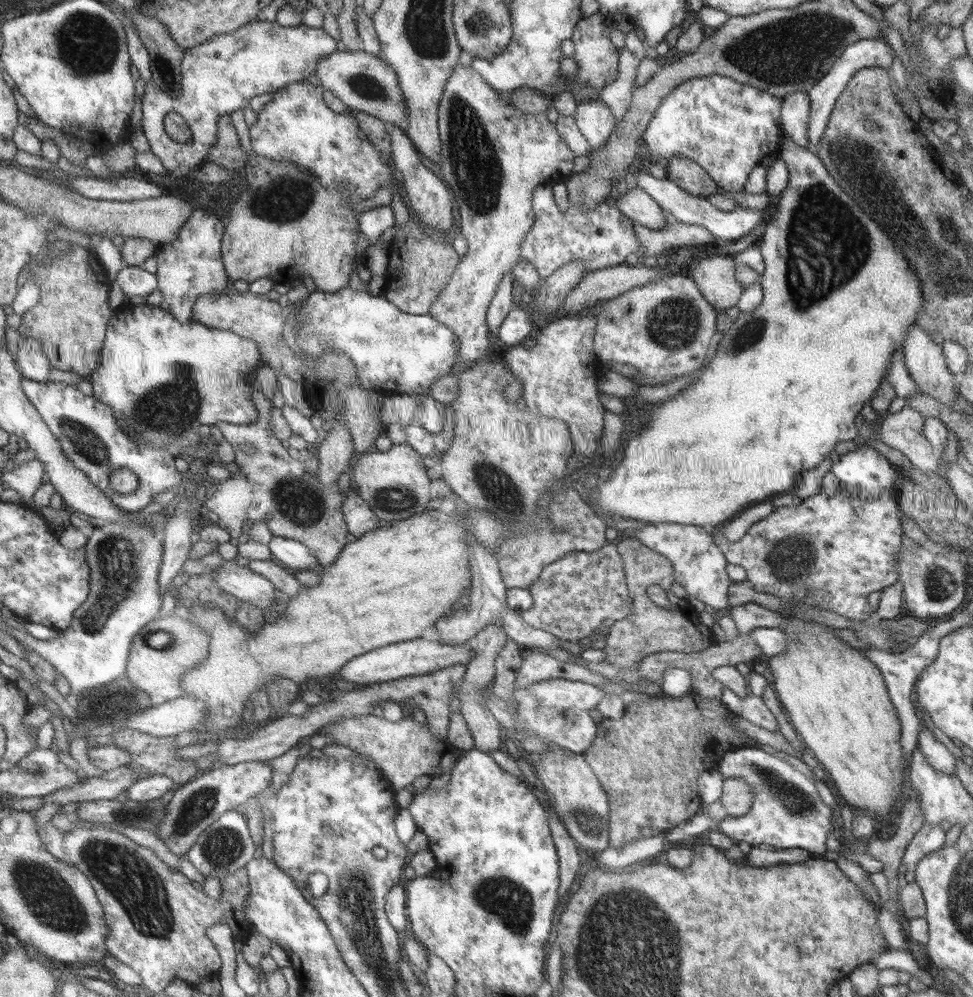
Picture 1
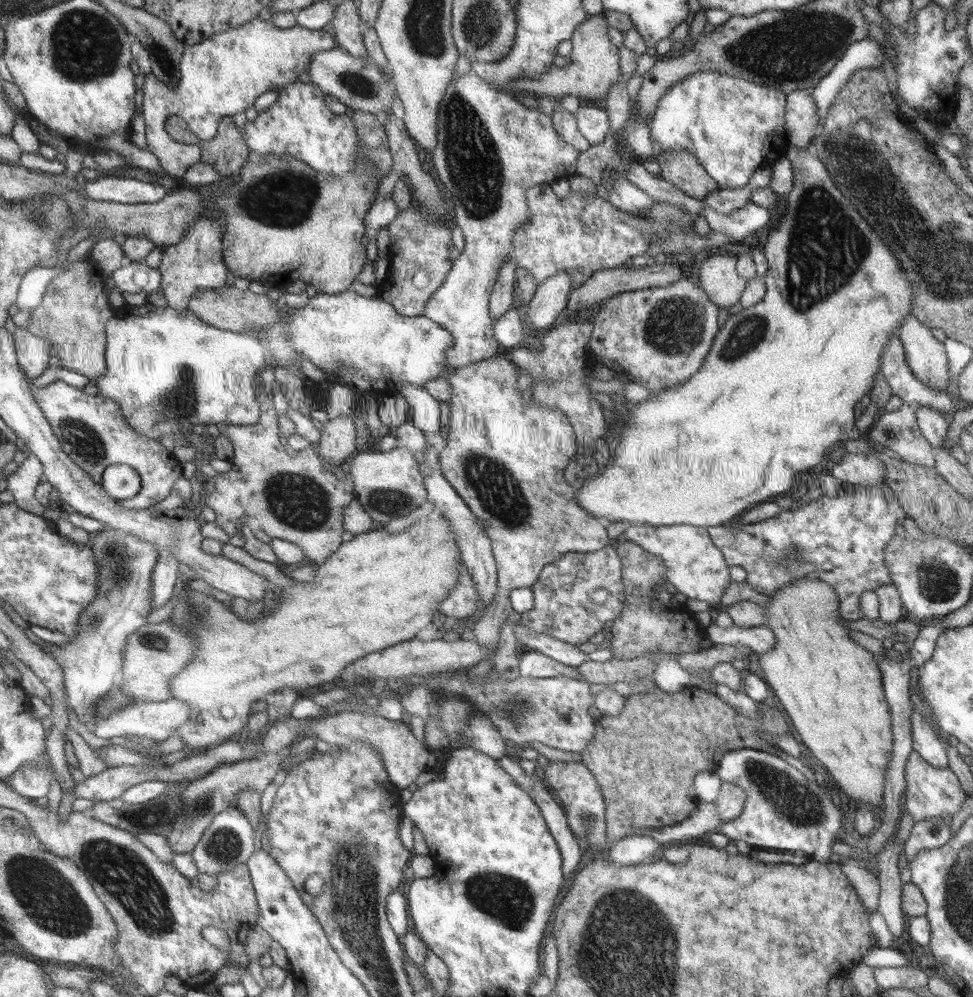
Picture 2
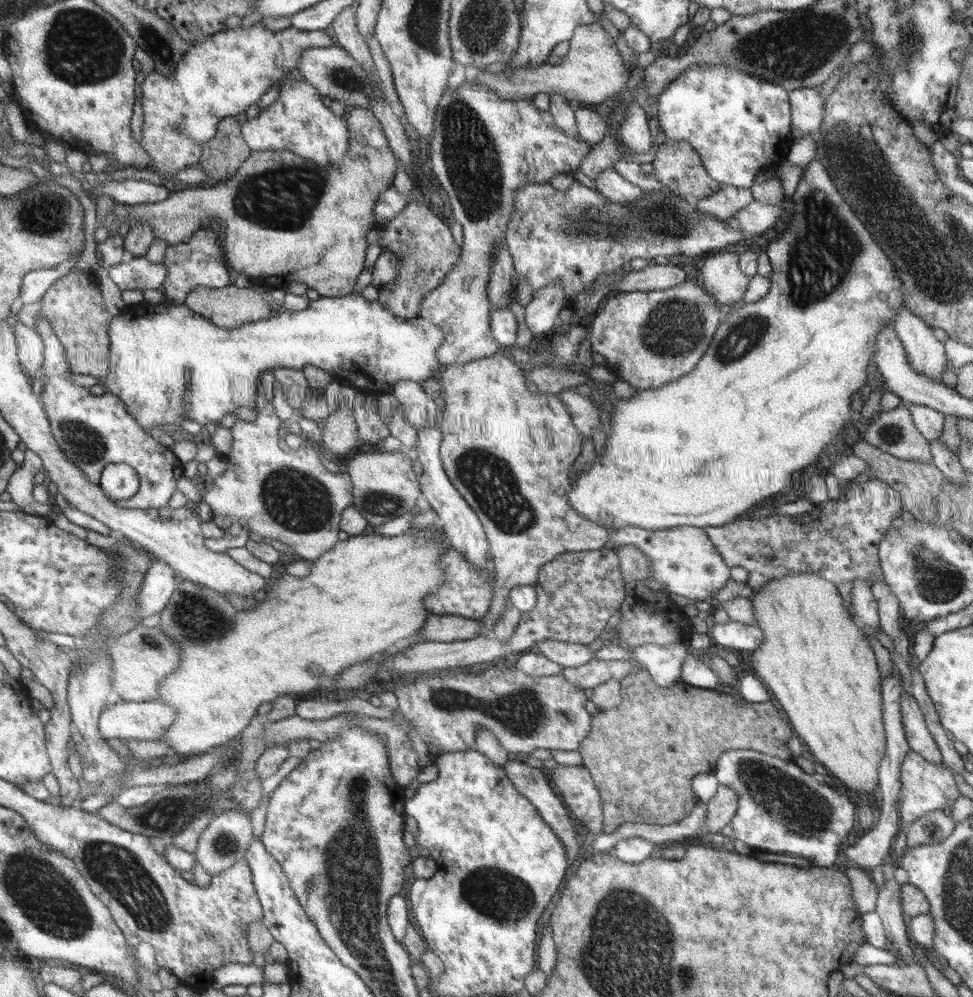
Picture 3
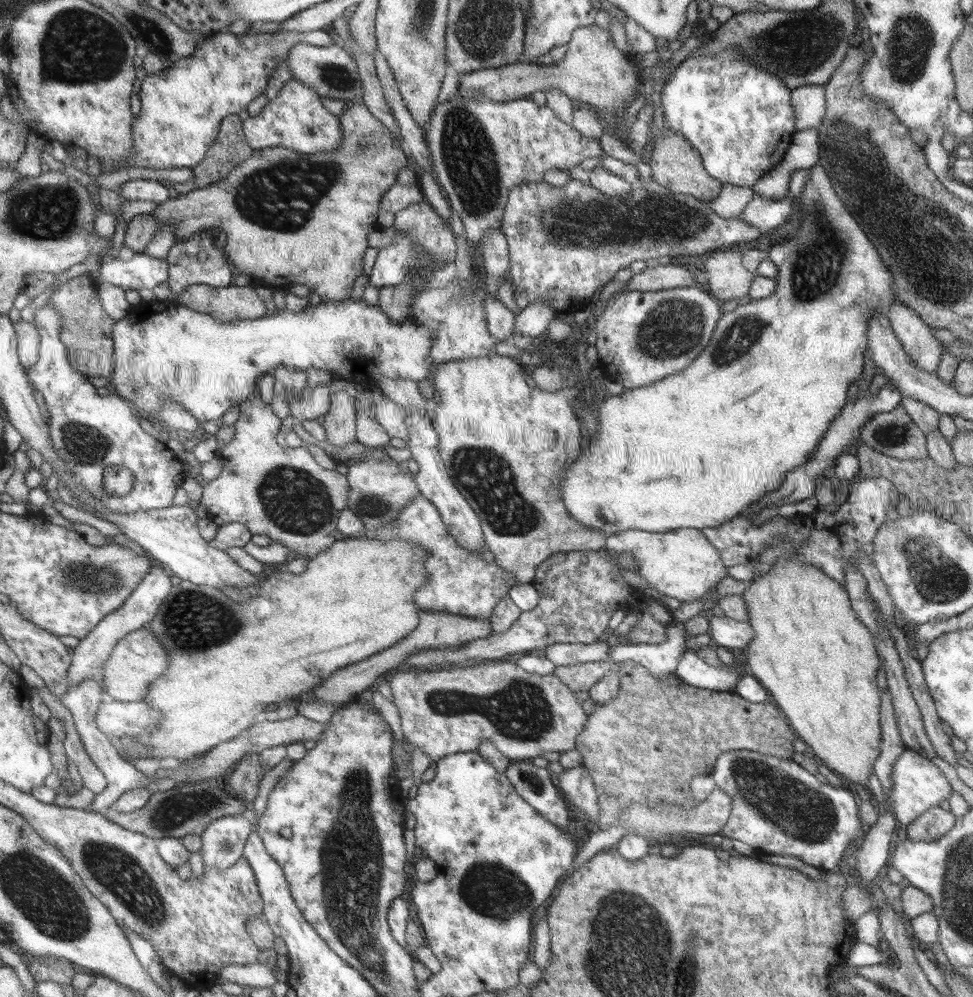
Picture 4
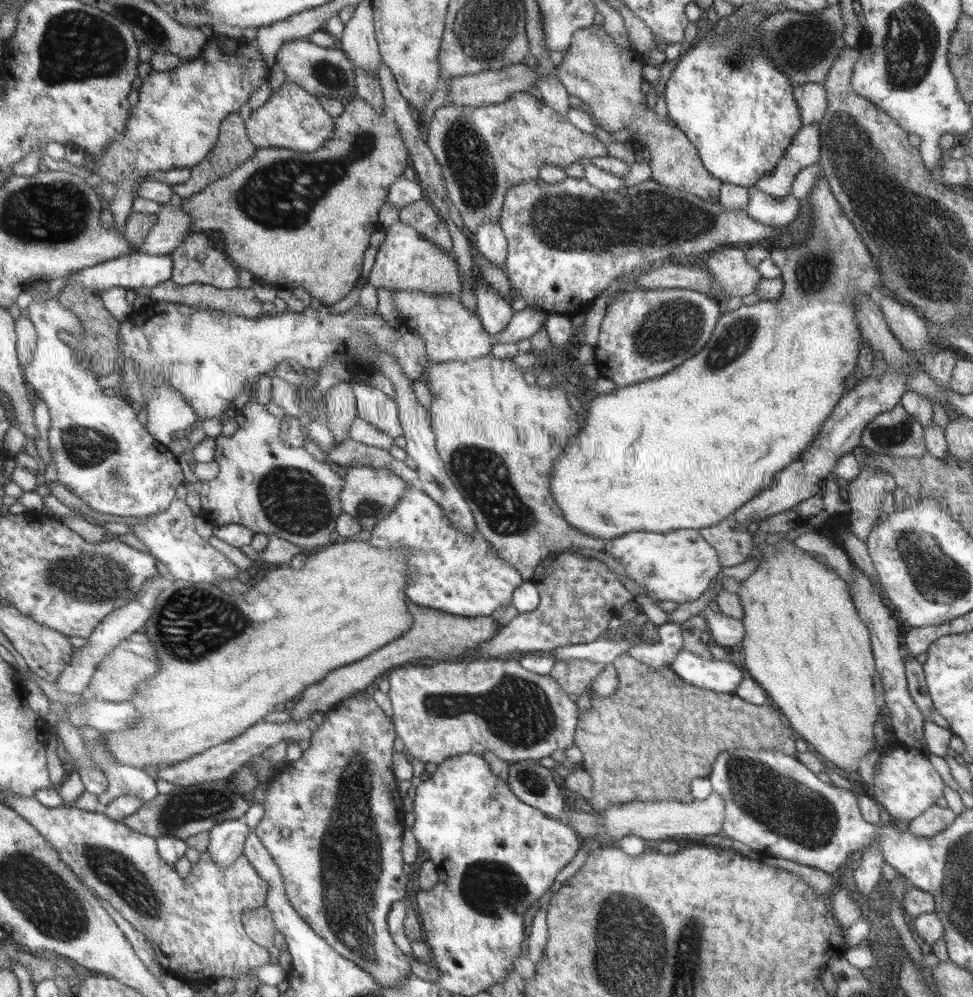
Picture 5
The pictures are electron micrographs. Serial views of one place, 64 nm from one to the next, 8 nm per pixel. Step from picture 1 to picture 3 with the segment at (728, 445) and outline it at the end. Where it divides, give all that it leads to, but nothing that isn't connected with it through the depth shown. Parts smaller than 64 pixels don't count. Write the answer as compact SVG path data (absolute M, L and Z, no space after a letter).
M814 160L810 162L810 164L806 164L806 166L803 167L803 170L804 172L802 173L801 179L798 181L798 186L796 187L795 193L791 196L792 202L794 202L794 210L792 210L792 218L790 218L790 223L783 234L780 234L780 236L778 235L778 238L776 238L774 242L770 242L770 244L768 244L768 250L766 250L773 272L769 276L770 288L768 294L766 294L764 298L758 300L758 302L752 302L751 304L746 303L744 307L730 311L726 316L724 316L722 323L717 327L717 332L714 335L711 346L705 352L705 356L703 356L702 360L700 360L700 363L698 363L696 370L692 373L688 374L686 377L682 377L682 379L678 379L678 381L674 381L674 383L670 383L670 385L665 385L661 388L648 389L644 391L636 390L635 396L629 400L614 399L616 402L613 404L612 412L610 412L610 424L608 424L608 428L610 428L610 436L607 437L606 435L606 444L601 451L602 457L598 458L597 455L597 459L594 461L592 467L590 467L588 471L584 471L584 474L580 473L580 475L578 475L578 478L576 478L576 483L574 483L574 486L571 485L570 491L566 494L570 506L572 506L572 508L574 508L580 516L584 516L584 518L592 520L592 522L597 522L599 525L606 527L608 531L624 527L624 524L628 524L628 526L633 527L638 526L638 528L658 530L681 527L684 525L705 529L706 527L719 527L724 524L734 523L734 520L740 518L743 514L747 514L747 511L750 510L750 508L752 508L752 506L756 503L762 502L773 494L787 494L792 485L792 474L794 474L794 472L802 472L806 466L816 464L816 462L818 462L818 456L826 450L826 447L828 447L828 445L830 445L832 441L840 435L840 433L844 433L844 430L850 430L852 410L850 410L850 406L848 406L848 404L850 404L850 400L852 400L852 394L854 394L854 392L858 392L858 390L866 384L866 380L869 380L869 367L870 364L874 364L873 358L875 354L875 346L877 346L877 335L879 334L879 330L881 330L881 328L885 328L885 324L892 325L893 319L897 316L897 312L899 312L901 308L906 307L906 298L903 296L903 280L898 276L898 272L894 268L894 264L890 262L890 258L884 254L884 250L878 246L878 242L876 242L876 240L872 238L872 234L866 230L864 222L862 222L860 218L856 218L856 216L854 216L854 212L852 212L852 207L850 206L849 201L847 201L839 192L833 177L829 175L828 170L825 169L825 166L822 165L821 162Z

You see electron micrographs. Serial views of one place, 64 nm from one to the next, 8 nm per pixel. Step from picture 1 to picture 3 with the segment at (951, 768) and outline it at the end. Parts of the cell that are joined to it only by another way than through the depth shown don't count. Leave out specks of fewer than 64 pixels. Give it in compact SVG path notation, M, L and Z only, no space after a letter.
M904 690L901 707L909 747L932 764L942 764L943 756L939 744L928 730L925 714L921 711L916 699Z

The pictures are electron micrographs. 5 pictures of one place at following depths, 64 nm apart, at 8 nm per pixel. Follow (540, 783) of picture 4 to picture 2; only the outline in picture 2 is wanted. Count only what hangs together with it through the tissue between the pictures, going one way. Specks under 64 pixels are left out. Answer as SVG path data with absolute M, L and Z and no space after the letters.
M507 755L501 756L497 761L537 802L542 817L544 817L544 821L546 822L546 826L560 850L564 878L570 878L569 873L574 873L574 870L576 870L578 864L580 864L580 859L584 854L584 846L583 843L578 840L577 836L574 836L572 829L569 827L565 809L554 802L554 796L546 790L547 786L544 786L544 784L538 780L536 771L534 778L532 778L532 775L528 776L528 774L518 766L516 758Z

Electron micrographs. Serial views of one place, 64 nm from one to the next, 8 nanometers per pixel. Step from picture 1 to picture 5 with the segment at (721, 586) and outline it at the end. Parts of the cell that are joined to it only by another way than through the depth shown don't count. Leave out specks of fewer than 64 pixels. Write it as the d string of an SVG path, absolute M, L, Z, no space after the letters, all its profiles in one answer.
M682 529L667 533L632 531L605 541L606 552L620 560L624 572L648 591L654 601L692 602L700 598L720 574L717 549L699 530Z

